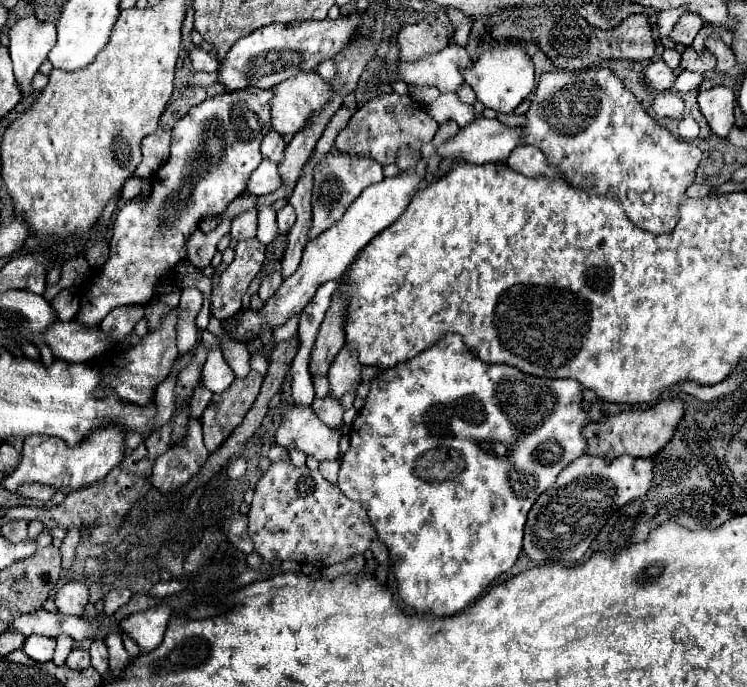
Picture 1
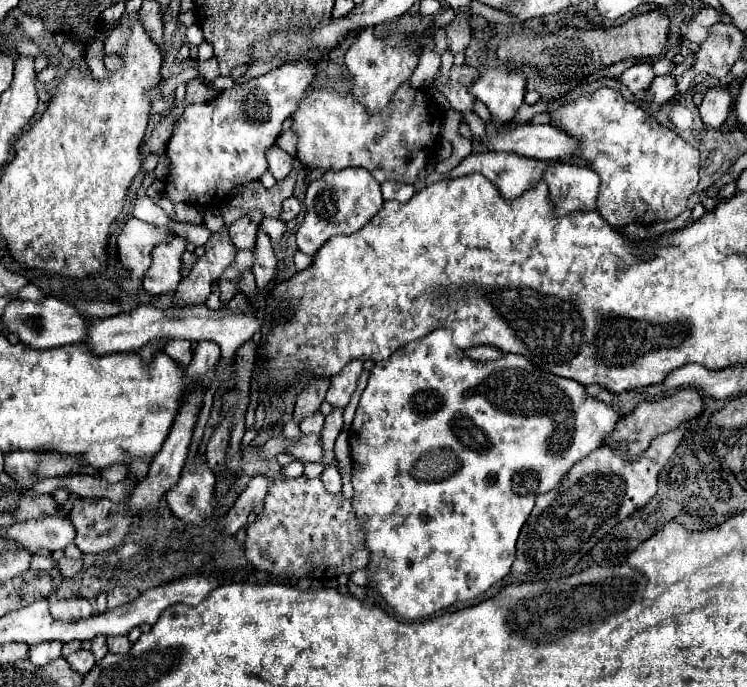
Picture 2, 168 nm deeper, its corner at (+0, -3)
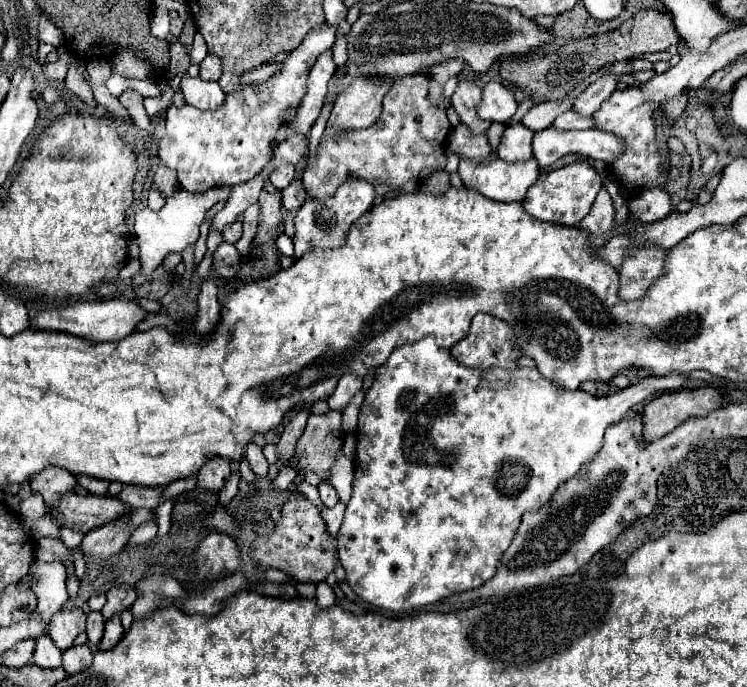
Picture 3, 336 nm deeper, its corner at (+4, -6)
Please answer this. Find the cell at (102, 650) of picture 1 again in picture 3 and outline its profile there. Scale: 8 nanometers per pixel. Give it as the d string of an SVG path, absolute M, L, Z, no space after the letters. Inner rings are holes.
M89 611L87 613L87 637L89 637L89 643L97 645L103 637L103 631L105 631L105 619L99 611Z

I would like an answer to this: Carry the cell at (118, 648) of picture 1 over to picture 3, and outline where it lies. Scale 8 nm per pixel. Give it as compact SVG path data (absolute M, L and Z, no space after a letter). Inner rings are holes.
M113 615L113 617L105 623L105 635L103 635L101 643L99 643L99 649L107 651L107 649L115 647L115 645L119 643L119 639L123 637L123 633L125 633L125 631L123 631L123 627L121 627L119 615Z

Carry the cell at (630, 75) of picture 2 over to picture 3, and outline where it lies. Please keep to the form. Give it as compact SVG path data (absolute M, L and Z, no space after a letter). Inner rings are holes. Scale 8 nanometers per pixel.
M607 75L607 77L601 77L599 81L595 81L595 83L591 83L577 99L575 99L575 103L573 103L573 111L577 111L579 115L585 115L585 117L589 117L589 115L593 115L597 109L599 109L599 105L605 101L605 99L609 99L611 97L611 93L617 89L617 77L615 75Z

